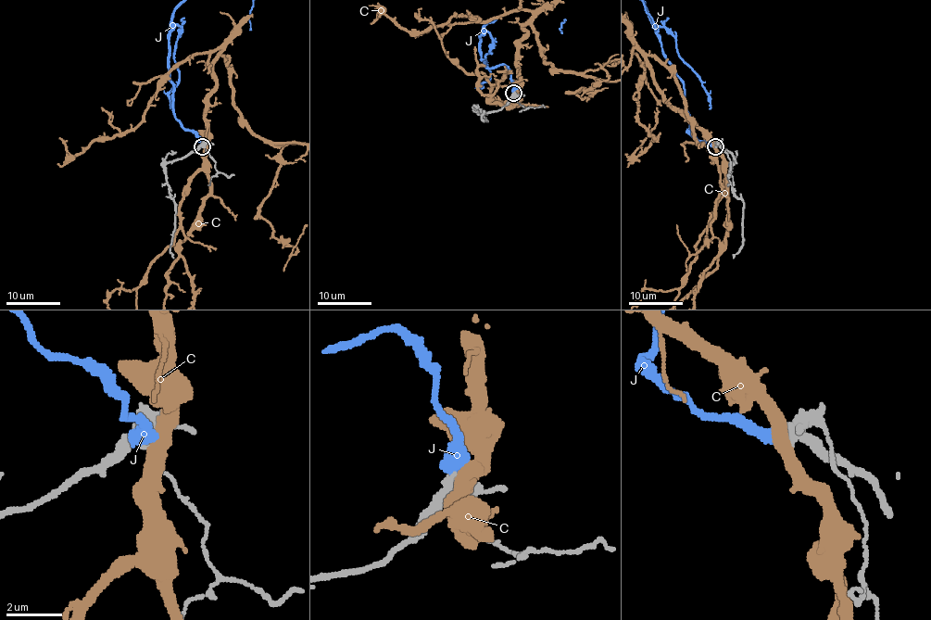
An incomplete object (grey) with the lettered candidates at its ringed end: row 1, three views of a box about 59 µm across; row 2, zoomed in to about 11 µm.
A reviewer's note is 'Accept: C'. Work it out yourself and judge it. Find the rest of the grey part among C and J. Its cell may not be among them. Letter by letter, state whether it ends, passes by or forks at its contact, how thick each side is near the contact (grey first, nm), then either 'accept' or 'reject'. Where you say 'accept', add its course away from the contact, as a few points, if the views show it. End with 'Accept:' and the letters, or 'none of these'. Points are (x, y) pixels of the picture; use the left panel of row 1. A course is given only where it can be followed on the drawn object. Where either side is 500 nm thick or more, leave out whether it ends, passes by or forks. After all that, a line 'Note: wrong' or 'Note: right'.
C: it passes by | 380/480 nm | reject
J: 400/550 nm | accept
Accept: J
Note: wrong

